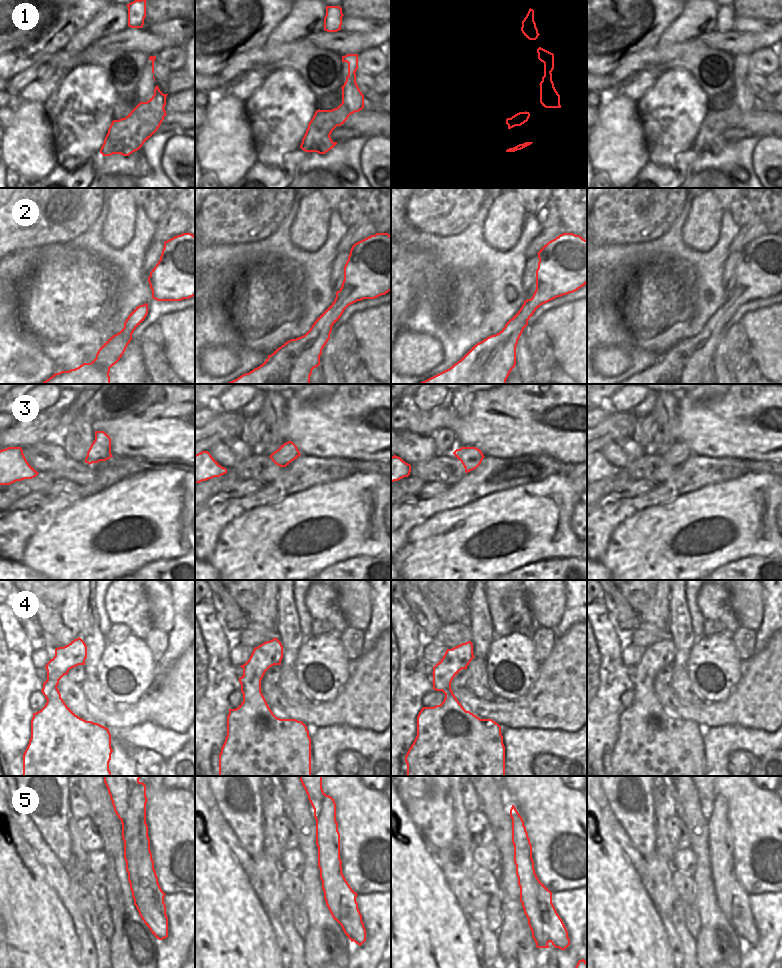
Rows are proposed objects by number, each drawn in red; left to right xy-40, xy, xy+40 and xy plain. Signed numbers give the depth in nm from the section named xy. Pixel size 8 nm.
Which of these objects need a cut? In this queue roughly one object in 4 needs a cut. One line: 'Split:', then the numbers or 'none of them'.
Split: 1, 5.

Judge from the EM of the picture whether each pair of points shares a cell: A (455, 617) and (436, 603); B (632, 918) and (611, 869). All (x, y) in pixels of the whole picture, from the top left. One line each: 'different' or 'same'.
A: same
B: same

